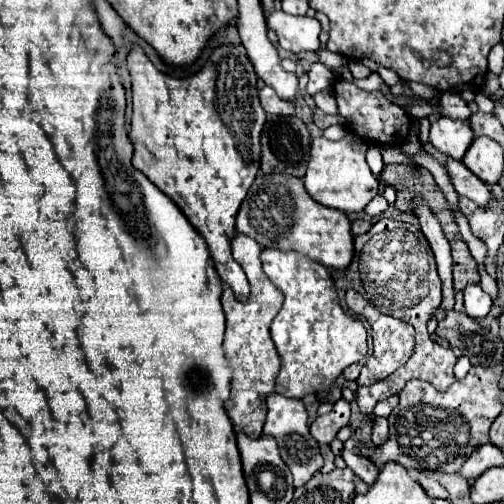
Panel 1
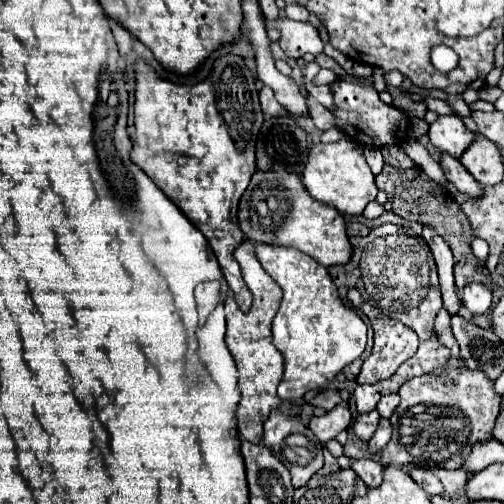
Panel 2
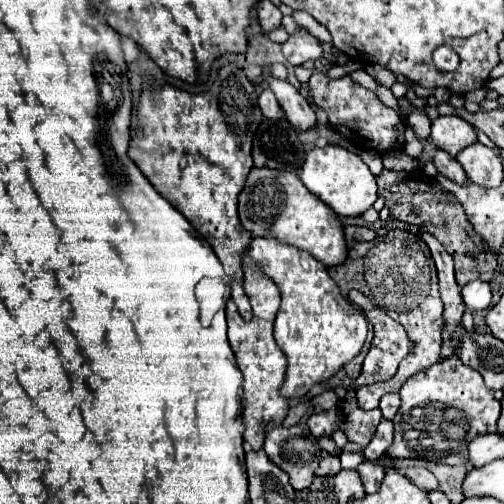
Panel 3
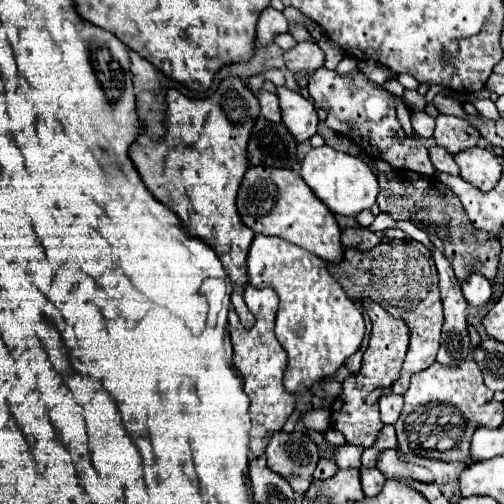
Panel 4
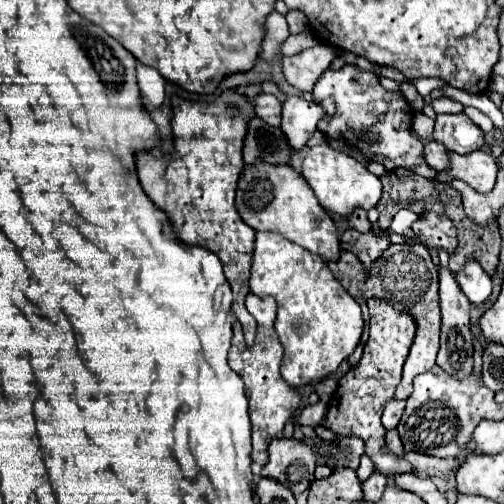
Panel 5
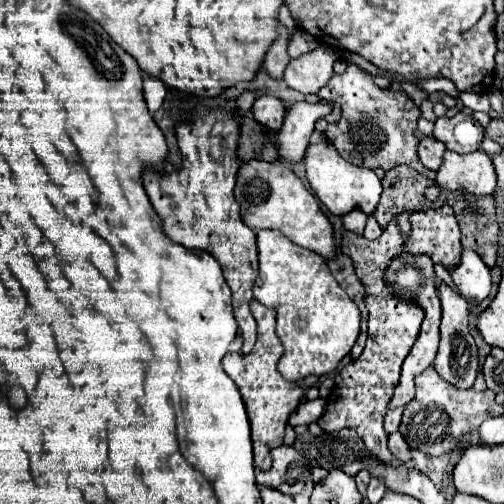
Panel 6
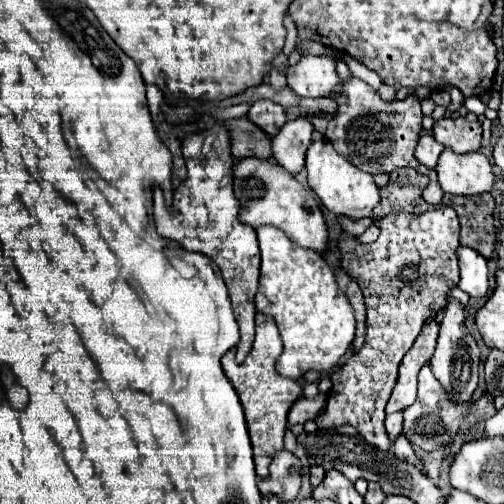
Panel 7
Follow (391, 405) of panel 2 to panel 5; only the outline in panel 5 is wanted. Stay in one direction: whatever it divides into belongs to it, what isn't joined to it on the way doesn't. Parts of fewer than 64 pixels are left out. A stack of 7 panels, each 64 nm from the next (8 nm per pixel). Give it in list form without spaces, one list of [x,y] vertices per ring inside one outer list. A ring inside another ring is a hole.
[[[390,400],[384,408],[384,414],[382,414],[382,424],[386,430],[392,430],[398,426],[400,418],[402,418],[402,412],[404,412],[404,406],[406,402],[404,400]]]

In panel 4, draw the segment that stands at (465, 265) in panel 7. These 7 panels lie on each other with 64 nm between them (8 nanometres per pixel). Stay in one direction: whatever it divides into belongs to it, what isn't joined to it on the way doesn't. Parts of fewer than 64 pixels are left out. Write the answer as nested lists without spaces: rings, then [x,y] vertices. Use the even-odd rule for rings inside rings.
[[[472,272],[468,280],[462,282],[462,292],[470,306],[484,306],[492,296],[492,284],[478,272]]]

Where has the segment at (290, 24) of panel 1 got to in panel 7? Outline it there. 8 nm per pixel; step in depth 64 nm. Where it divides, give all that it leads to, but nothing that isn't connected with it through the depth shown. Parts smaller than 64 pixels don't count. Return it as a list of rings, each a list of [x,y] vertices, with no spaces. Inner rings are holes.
[[[306,54],[296,66],[288,68],[288,86],[304,98],[330,98],[340,92],[342,80],[336,74],[336,60],[328,56]]]

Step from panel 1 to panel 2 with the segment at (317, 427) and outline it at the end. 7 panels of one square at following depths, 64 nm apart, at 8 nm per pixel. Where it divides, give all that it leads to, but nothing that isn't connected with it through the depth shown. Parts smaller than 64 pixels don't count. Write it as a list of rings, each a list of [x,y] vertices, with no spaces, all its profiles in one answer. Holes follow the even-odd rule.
[[[340,402],[334,410],[326,412],[324,416],[314,416],[310,420],[310,430],[314,432],[314,436],[320,440],[320,442],[328,442],[332,440],[338,432],[346,430],[348,424],[352,420],[352,414],[350,414],[350,408],[346,402]]]

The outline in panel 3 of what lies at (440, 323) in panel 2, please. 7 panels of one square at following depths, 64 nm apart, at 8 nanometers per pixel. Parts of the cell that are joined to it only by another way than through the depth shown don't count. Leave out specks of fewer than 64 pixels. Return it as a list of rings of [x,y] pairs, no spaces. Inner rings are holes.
[[[460,358],[436,362],[432,368],[412,376],[400,390],[402,406],[394,418],[394,444],[388,448],[390,458],[422,458],[444,464],[464,464],[468,444],[478,434],[496,432],[500,402],[486,388],[480,372],[462,364]]]

